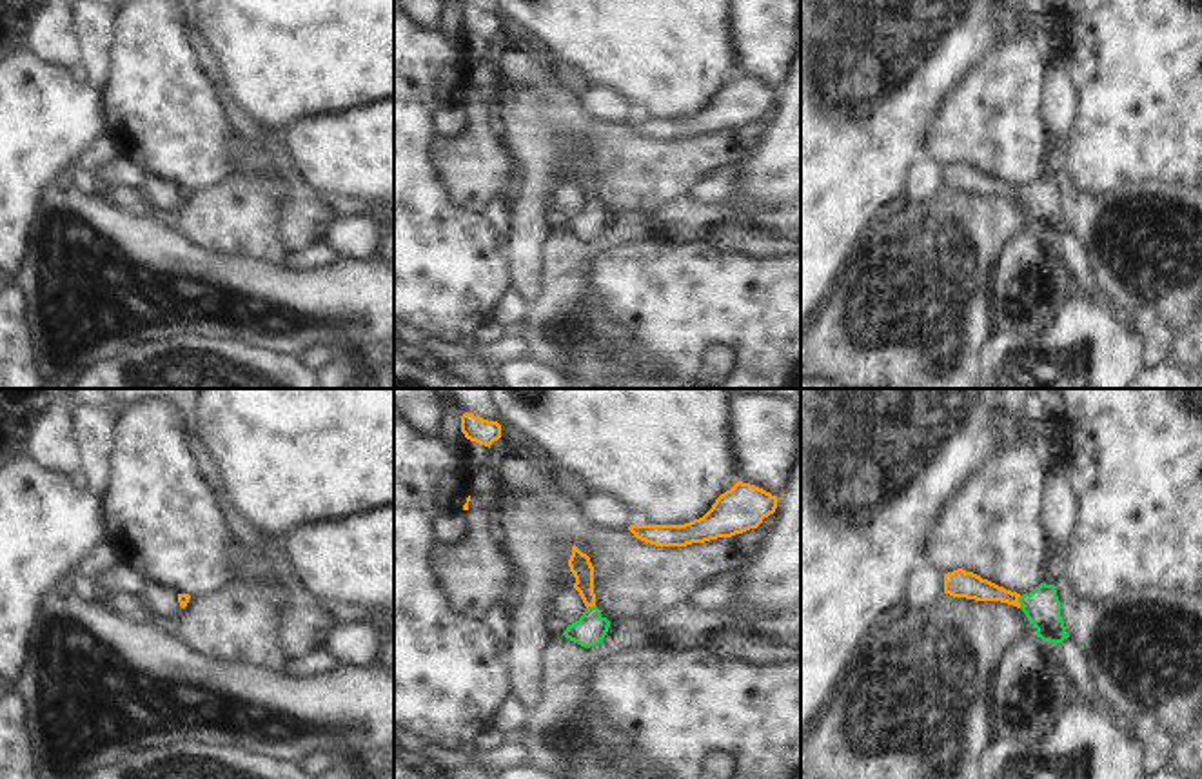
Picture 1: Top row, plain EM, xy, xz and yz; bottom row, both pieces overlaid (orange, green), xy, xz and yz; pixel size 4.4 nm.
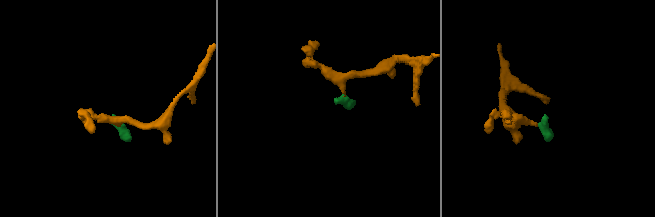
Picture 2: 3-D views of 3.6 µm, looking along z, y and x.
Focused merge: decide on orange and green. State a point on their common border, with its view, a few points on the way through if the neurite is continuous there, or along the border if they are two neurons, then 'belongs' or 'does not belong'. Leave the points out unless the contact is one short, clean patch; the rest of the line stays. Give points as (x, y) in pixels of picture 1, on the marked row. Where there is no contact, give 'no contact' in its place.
yz (1017, 601) | across yz (968, 585), (1017, 601), (1028, 601), (1043, 609) | belongs

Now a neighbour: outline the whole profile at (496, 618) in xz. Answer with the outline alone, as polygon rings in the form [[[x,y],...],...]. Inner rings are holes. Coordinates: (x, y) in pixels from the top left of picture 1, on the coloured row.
[[[499,599],[481,616],[481,623],[496,641],[499,656],[503,656],[507,650],[507,641],[508,641],[507,623],[508,623],[510,606],[512,606],[510,601]]]

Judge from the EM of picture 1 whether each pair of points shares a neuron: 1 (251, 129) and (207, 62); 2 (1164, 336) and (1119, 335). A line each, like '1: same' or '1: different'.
1: same
2: different

